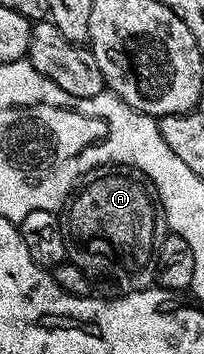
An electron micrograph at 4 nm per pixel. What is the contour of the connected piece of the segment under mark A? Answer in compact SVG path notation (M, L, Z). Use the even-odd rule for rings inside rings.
M106 165L94 170L72 192L63 211L65 254L68 262L79 265L79 269L87 273L87 277L94 285L98 288L106 287L109 290L106 292L145 291L148 287L154 286L157 274L155 258L155 252L159 246L157 219L159 223L159 200L153 190L153 184L139 169Z

